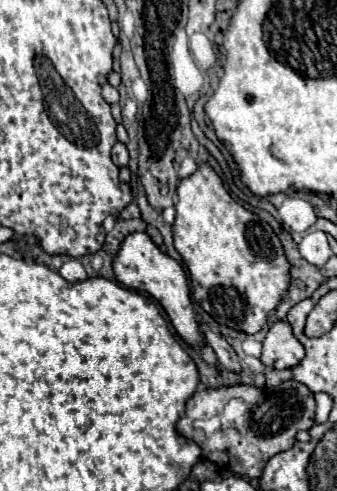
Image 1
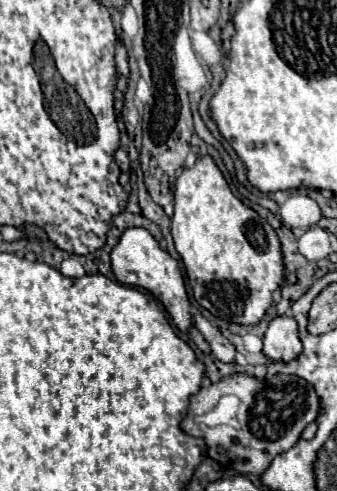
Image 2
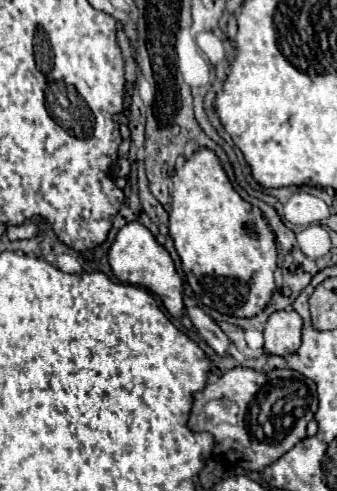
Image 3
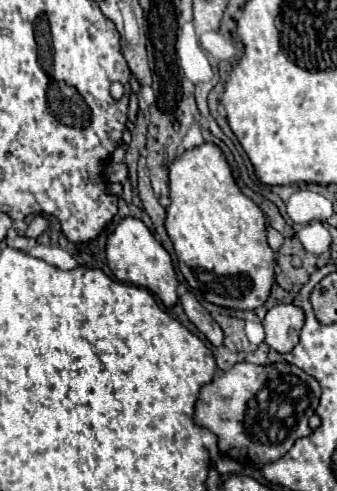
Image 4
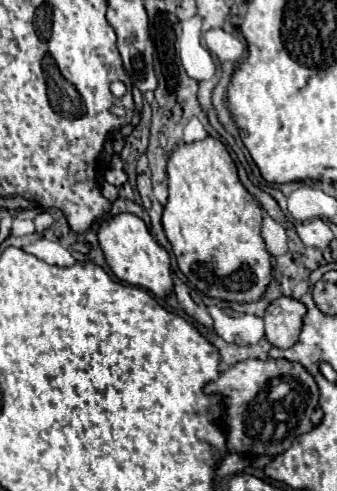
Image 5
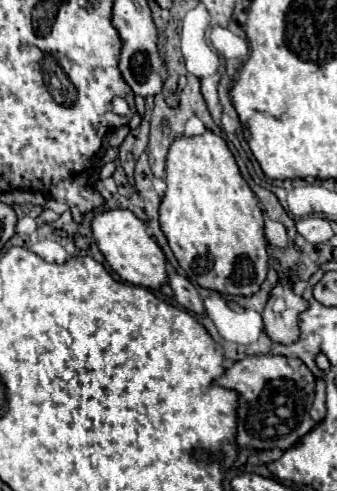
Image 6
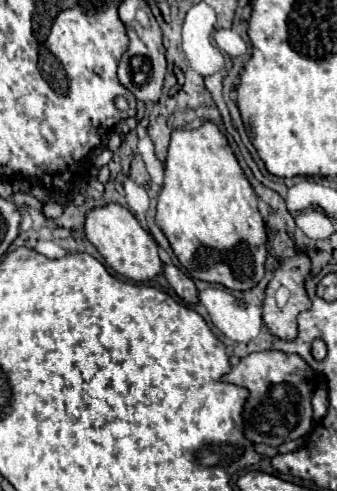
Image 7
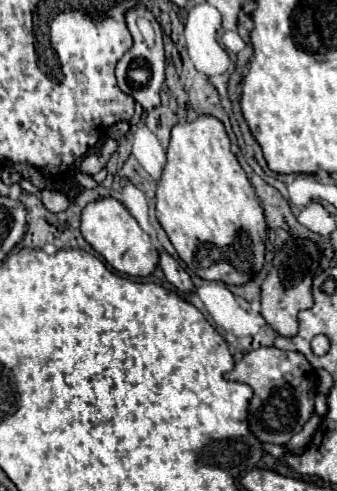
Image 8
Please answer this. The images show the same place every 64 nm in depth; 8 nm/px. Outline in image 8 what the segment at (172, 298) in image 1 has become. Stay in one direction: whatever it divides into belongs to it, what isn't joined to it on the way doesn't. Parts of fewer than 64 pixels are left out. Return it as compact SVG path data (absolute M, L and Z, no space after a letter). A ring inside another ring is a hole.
M104 198L88 204L82 210L82 236L86 242L120 274L142 278L150 276L158 266L158 250L152 246L150 236L138 226L134 216L114 198Z

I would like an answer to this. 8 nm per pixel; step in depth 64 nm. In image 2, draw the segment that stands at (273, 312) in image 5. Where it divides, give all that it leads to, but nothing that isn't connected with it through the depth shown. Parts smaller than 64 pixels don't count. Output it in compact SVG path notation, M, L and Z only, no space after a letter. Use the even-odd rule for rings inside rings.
M278 316L264 334L264 356L272 362L292 362L302 354L302 342L296 332L296 320Z

